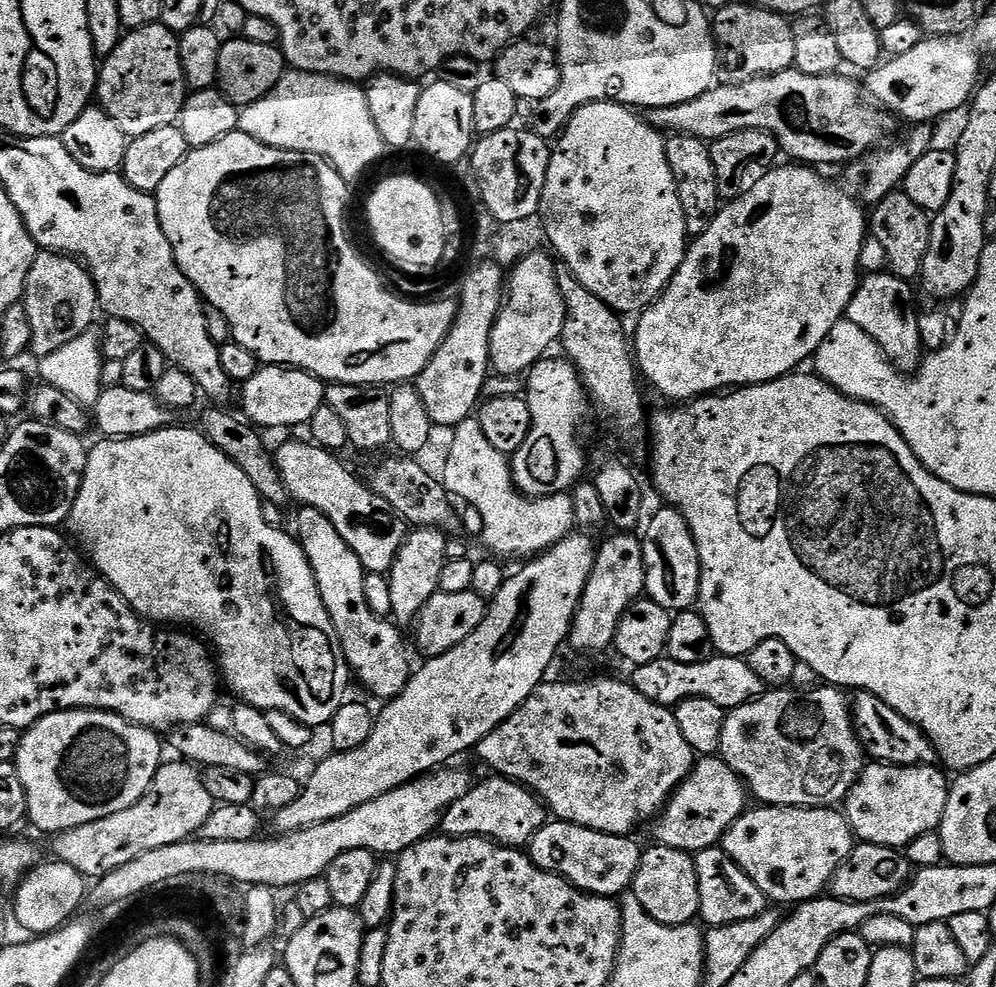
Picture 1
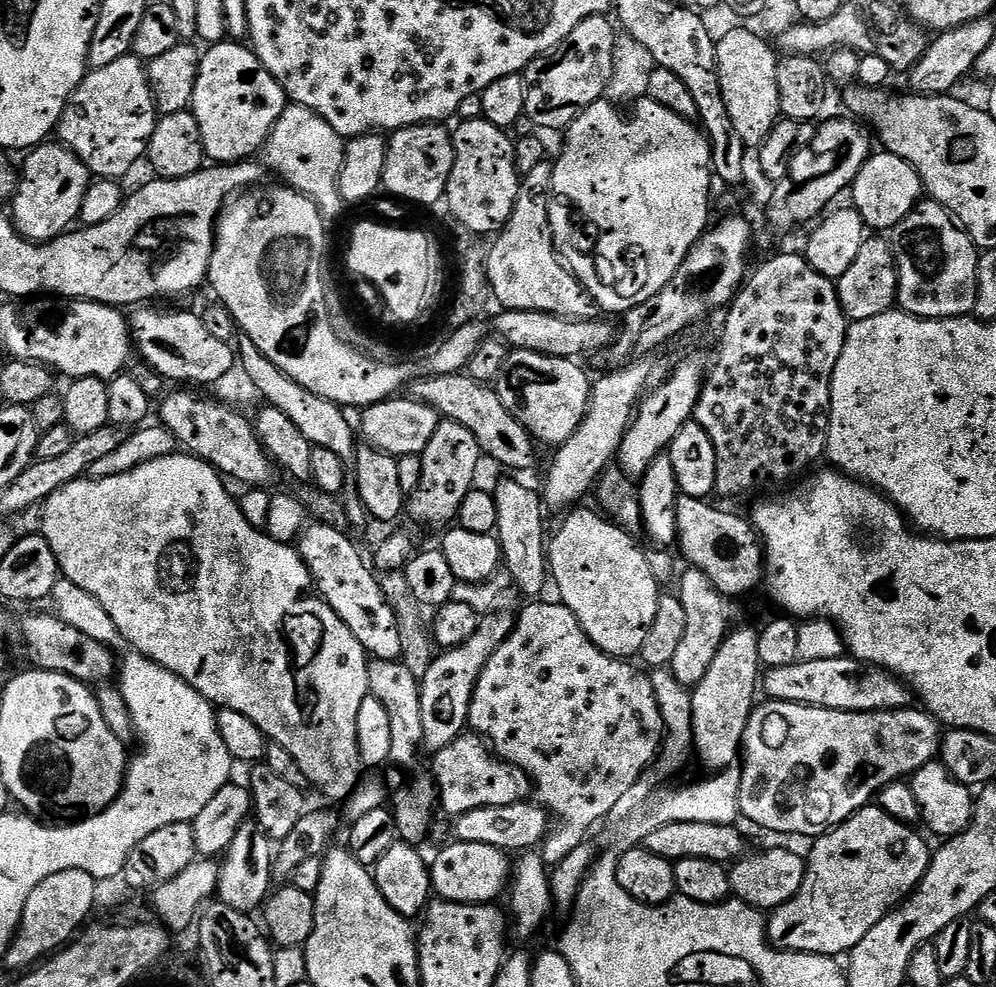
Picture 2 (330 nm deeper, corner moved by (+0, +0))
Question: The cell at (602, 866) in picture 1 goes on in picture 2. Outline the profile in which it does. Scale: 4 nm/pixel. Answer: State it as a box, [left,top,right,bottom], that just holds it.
[431,842,514,904]

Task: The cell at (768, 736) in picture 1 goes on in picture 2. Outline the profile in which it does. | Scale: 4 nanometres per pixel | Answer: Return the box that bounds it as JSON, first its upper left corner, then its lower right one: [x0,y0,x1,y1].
[740,700,942,838]

